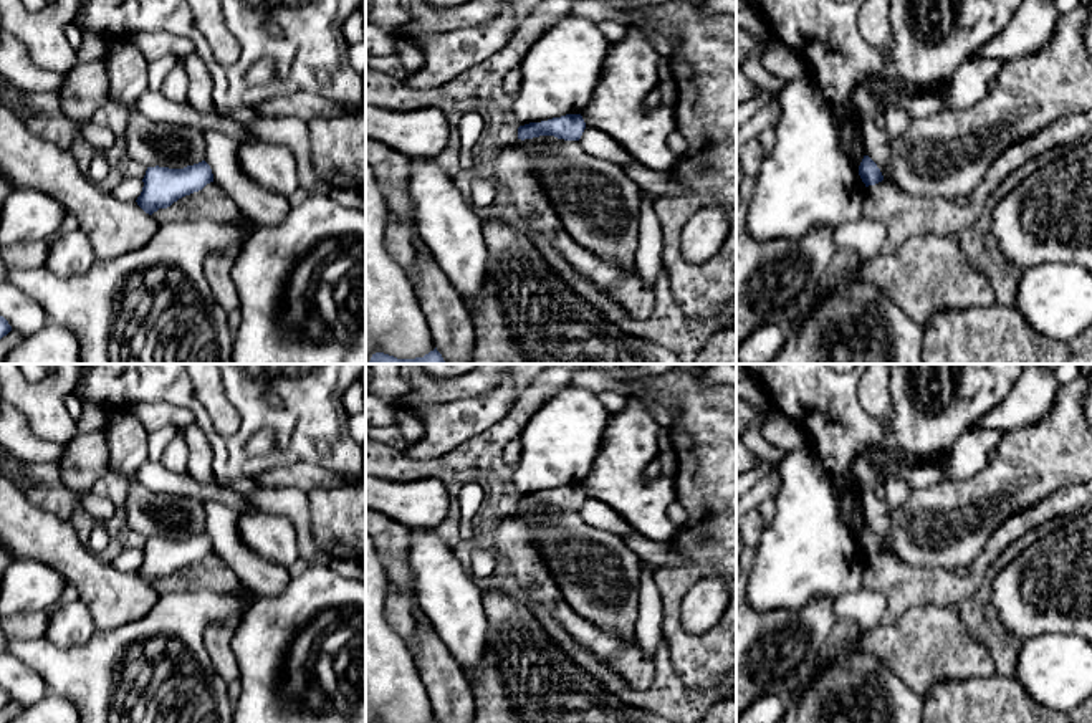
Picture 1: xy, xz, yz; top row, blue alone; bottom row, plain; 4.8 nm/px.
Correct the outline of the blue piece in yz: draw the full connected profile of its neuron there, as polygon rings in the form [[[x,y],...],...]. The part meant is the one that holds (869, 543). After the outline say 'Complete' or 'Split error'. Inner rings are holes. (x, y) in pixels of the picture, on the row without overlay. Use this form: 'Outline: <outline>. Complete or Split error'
Outline: [[[864,526],[864,529],[859,536],[859,546],[860,546],[862,553],[865,554],[865,558],[875,556],[884,551],[880,539],[869,526]]]. Complete

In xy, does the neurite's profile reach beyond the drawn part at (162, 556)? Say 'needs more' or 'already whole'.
already whole

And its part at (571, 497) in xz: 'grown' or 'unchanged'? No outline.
unchanged

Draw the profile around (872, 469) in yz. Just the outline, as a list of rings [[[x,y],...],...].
[[[880,447],[857,458],[852,465],[854,476],[860,486],[865,526],[877,534],[887,553],[893,553],[890,546],[888,506],[875,496],[875,486],[895,472],[908,472],[913,468],[917,467],[907,462],[903,452],[884,450]]]

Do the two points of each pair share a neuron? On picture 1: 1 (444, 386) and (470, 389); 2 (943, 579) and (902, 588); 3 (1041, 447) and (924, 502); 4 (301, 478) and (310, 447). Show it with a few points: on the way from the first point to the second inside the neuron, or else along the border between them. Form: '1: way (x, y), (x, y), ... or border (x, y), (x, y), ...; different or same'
1: way (450, 387), (464, 387); same
2: way (933, 584), (912, 586); same
3: way (1011, 477), (983, 497), (953, 502); same
4: border (268, 469), (293, 464), (320, 464), (343, 477); different

